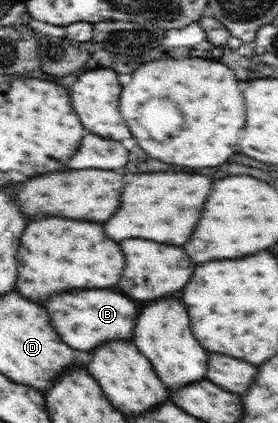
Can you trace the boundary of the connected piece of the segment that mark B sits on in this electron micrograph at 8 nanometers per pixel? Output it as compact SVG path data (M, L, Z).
M69 290L47 298L43 306L49 312L53 328L65 344L75 350L93 350L105 342L129 338L137 322L137 304L123 294L111 290Z

